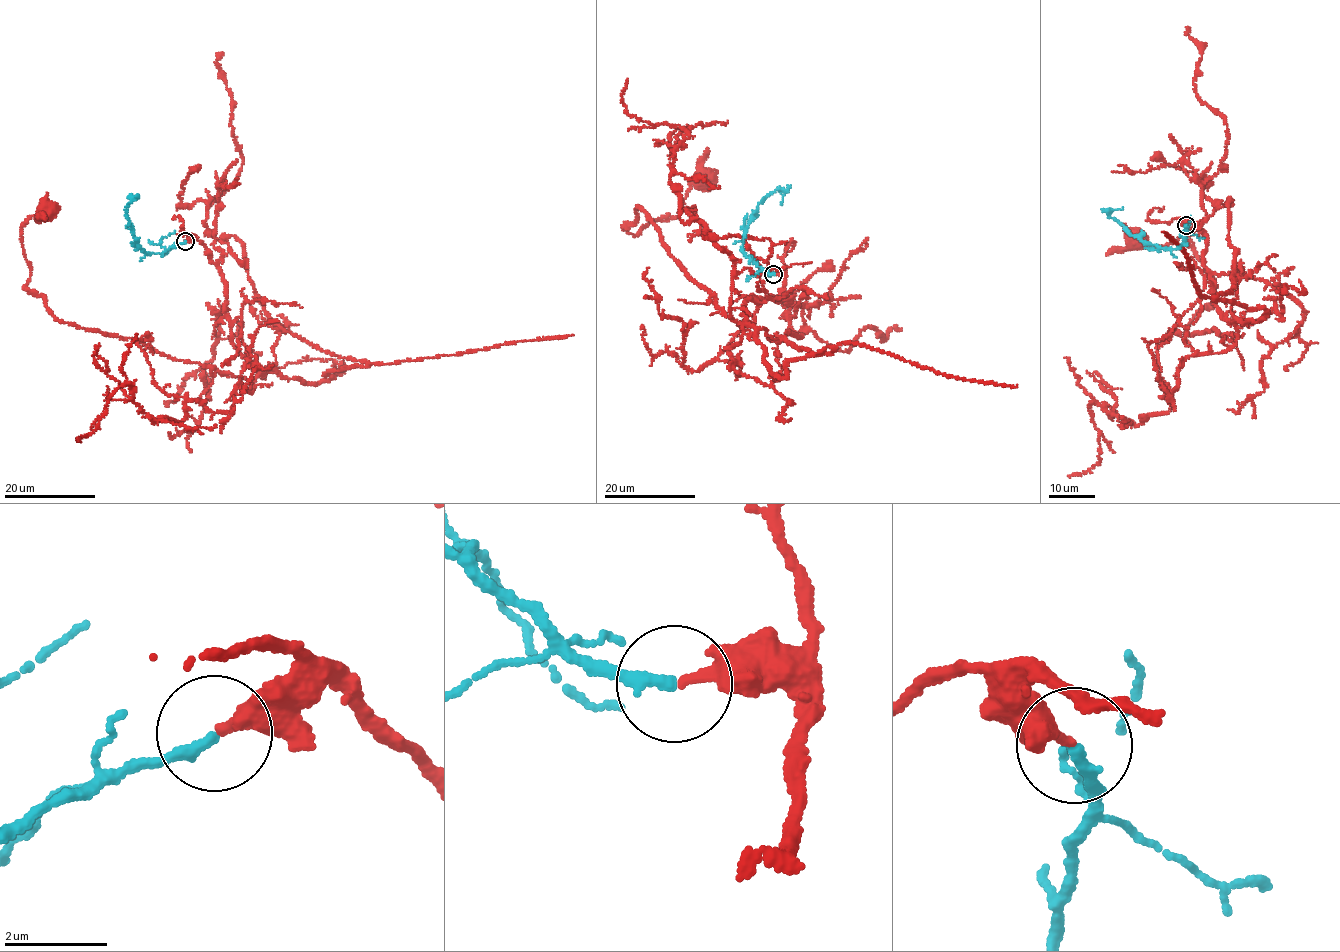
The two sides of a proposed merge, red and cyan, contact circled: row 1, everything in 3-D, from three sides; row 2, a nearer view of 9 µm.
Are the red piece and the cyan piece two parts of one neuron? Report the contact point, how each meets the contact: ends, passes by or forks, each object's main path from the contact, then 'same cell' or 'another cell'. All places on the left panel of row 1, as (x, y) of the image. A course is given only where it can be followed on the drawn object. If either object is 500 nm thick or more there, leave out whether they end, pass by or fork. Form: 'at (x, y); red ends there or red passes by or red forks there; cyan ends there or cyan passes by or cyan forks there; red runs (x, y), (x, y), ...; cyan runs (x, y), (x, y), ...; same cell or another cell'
at (185, 241); red ends there; cyan ends there; red runs (186, 241), (220, 269), (252, 378), (56, 317), (26, 288), (21, 234), (50, 210); cyan runs (185, 241), (160, 253), (148, 254), (139, 249), (126, 213), (131, 201), (137, 197); same cell

